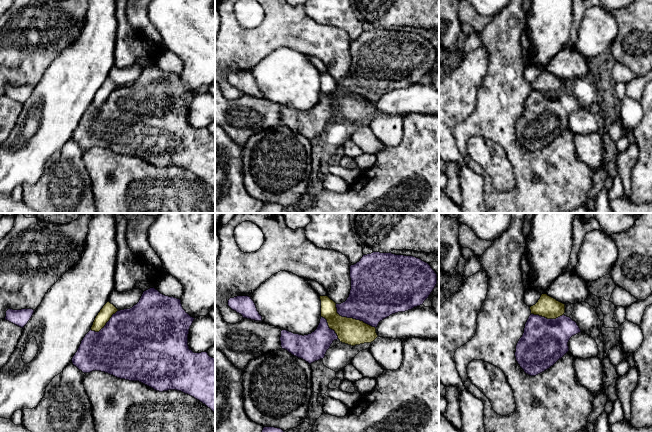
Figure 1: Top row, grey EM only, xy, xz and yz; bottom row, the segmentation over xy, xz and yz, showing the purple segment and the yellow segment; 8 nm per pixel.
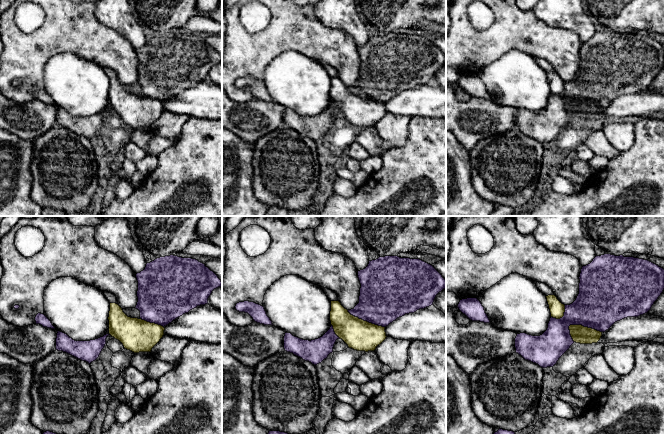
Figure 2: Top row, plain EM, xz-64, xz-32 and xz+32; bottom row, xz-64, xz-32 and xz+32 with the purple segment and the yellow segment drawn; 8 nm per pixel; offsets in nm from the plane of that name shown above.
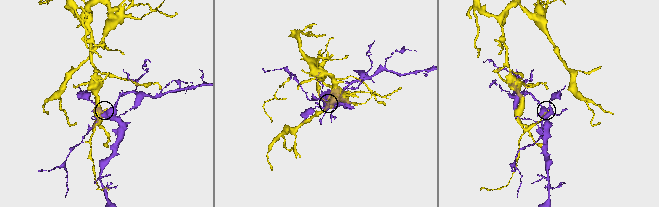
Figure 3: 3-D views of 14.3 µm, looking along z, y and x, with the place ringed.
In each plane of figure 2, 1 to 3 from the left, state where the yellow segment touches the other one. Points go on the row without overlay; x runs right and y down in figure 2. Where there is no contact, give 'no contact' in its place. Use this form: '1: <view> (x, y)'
1: xz-64 (152, 98)
2: xz-32 (366, 96)
3: xz+32 (585, 102)

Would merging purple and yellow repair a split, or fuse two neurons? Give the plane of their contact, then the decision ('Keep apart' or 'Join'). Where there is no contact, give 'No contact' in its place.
Touches purple in xz. Keep apart

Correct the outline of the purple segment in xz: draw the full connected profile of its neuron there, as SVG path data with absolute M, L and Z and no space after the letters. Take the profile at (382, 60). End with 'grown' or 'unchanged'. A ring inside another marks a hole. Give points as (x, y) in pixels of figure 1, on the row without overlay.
M373 28L363 31L359 38L350 42L351 66L347 76L336 80L337 89L342 93L353 94L377 103L379 98L398 88L405 88L420 82L429 73L437 60L437 50L431 42L413 32Z | unchanged

